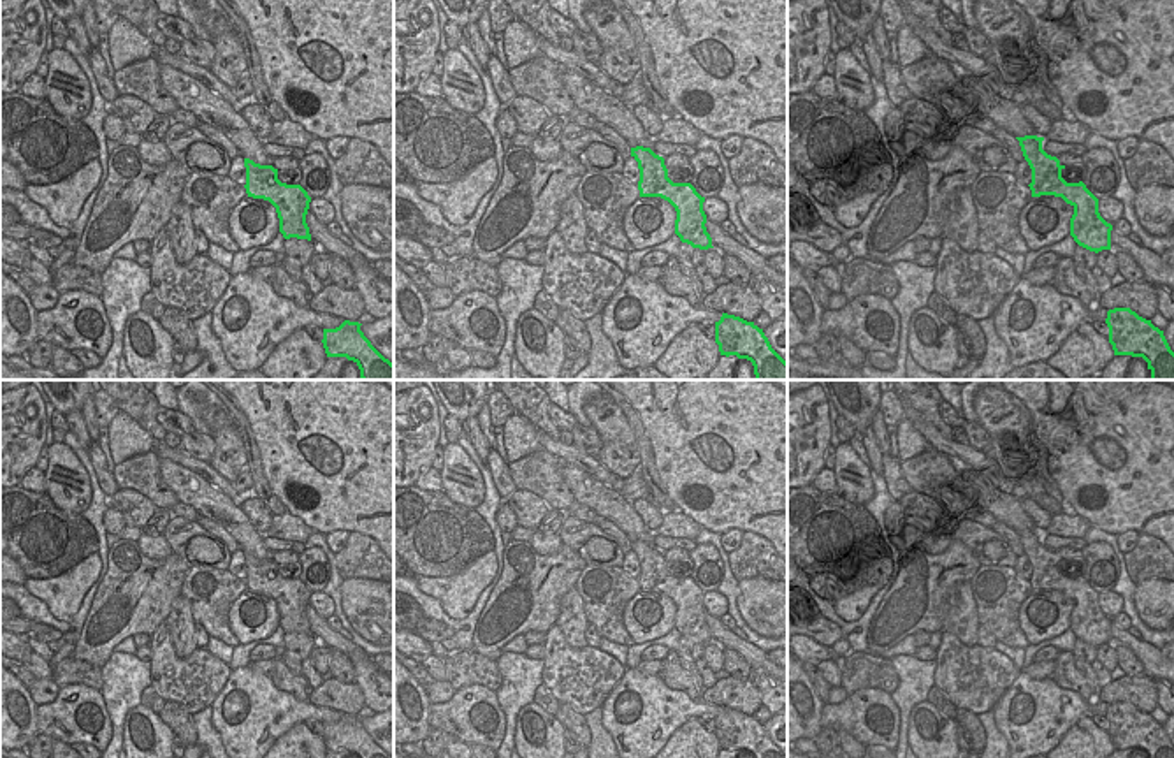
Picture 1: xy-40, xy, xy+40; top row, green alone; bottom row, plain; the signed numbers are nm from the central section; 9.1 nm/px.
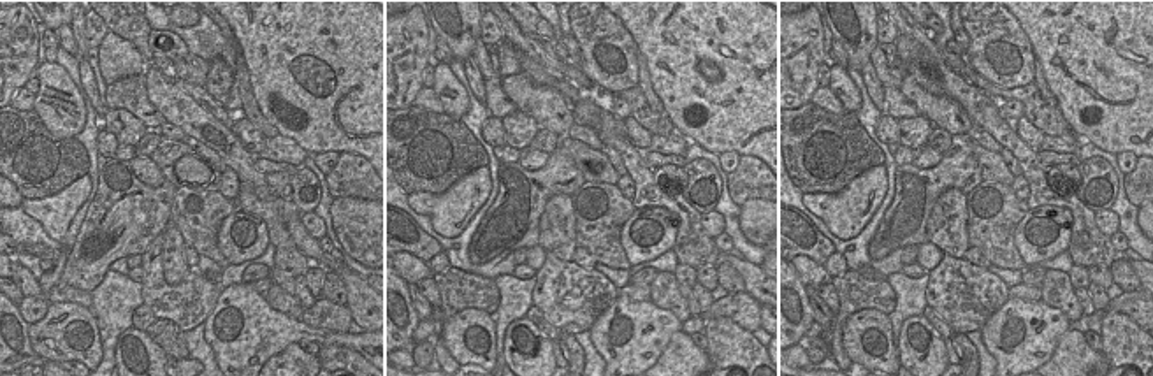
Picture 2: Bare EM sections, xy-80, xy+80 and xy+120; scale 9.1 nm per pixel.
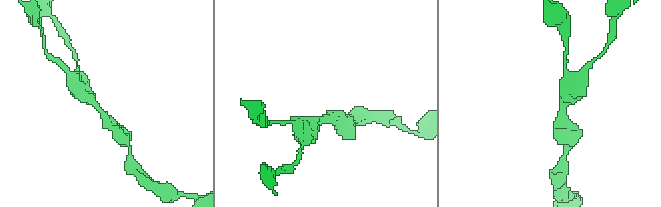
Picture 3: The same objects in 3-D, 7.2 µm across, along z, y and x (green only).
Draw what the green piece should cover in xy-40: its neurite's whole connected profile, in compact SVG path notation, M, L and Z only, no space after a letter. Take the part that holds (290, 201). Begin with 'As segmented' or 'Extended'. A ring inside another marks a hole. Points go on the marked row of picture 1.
As segmented. M244 158L246 193L253 199L269 200L279 218L279 232L285 239L297 237L311 241L306 215L311 197L301 185L286 185L278 179L278 169L260 165Z

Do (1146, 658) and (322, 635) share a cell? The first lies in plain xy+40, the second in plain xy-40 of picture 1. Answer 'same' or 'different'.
same

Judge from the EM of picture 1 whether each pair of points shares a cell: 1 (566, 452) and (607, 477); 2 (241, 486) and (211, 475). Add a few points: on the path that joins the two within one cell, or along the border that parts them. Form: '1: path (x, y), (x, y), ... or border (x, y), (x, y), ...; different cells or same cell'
1: path (577, 456), (596, 468); same cell
2: border (231, 482), (239, 495); different cells

